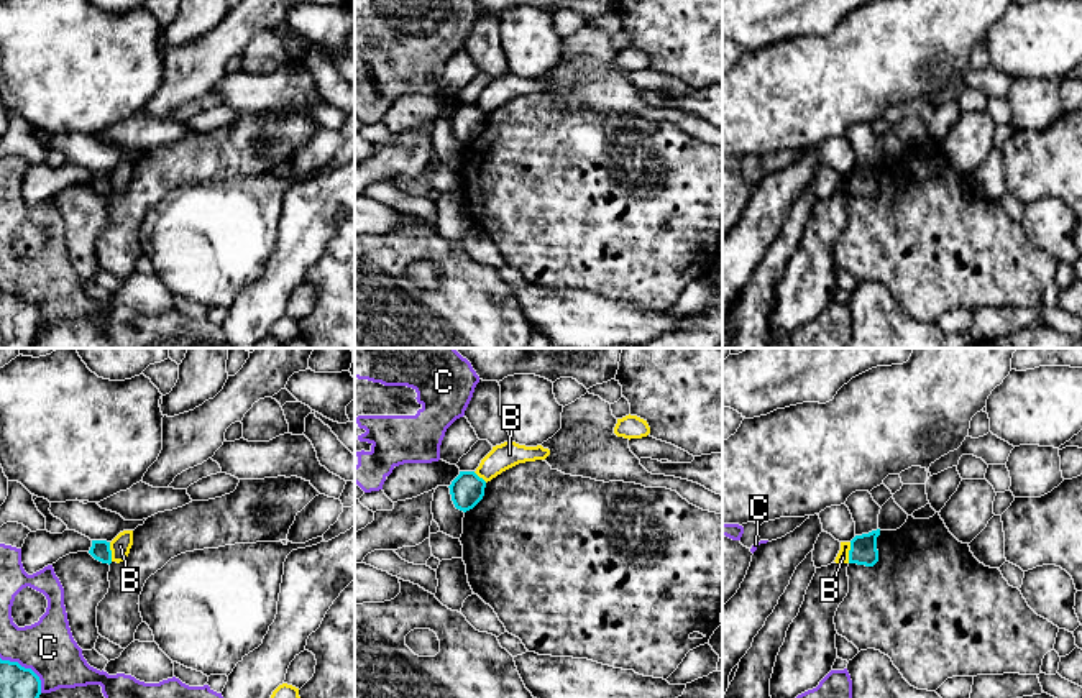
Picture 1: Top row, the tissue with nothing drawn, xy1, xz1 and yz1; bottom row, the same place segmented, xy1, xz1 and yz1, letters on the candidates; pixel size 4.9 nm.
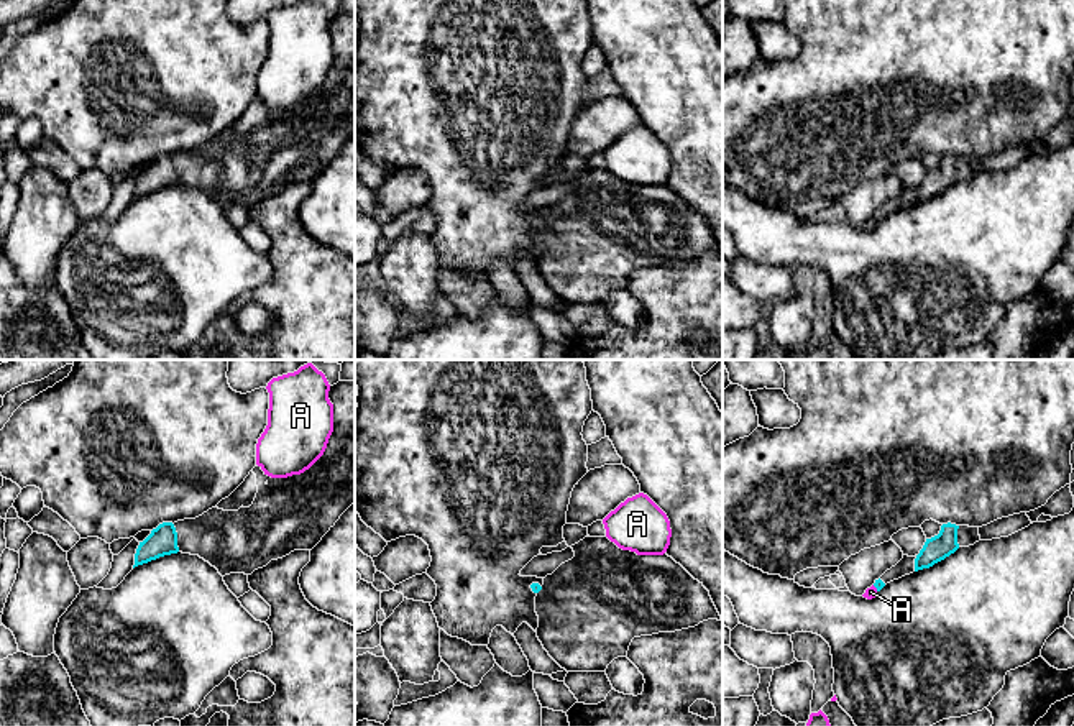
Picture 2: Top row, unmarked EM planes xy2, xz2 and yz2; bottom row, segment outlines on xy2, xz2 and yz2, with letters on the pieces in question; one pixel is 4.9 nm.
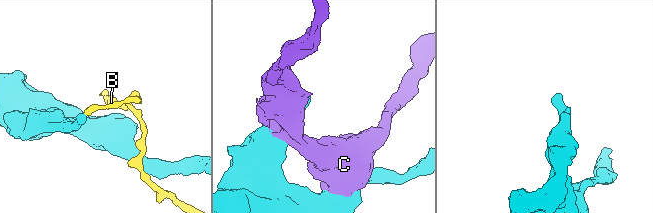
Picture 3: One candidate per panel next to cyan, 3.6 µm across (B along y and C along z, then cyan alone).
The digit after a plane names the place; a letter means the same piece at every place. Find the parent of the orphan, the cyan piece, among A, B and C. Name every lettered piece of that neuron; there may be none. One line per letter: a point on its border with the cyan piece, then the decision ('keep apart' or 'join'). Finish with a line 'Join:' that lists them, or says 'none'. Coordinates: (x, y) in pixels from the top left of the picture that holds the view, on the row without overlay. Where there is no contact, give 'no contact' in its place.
A: contact yz2 (876, 219); keep apart
B: contact yz1 (849, 184); keep apart
C: contact xy1 (27, 301); keep apart
Join: none

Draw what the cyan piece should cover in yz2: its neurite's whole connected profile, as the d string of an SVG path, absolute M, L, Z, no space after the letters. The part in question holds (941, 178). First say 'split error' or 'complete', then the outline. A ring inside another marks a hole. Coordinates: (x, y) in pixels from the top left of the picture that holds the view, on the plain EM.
split error | M943 156L938 168L926 171L918 187L903 191L887 202L874 218L880 223L887 215L898 212L913 204L929 200L954 186L959 179L969 179L980 172L979 159Z

